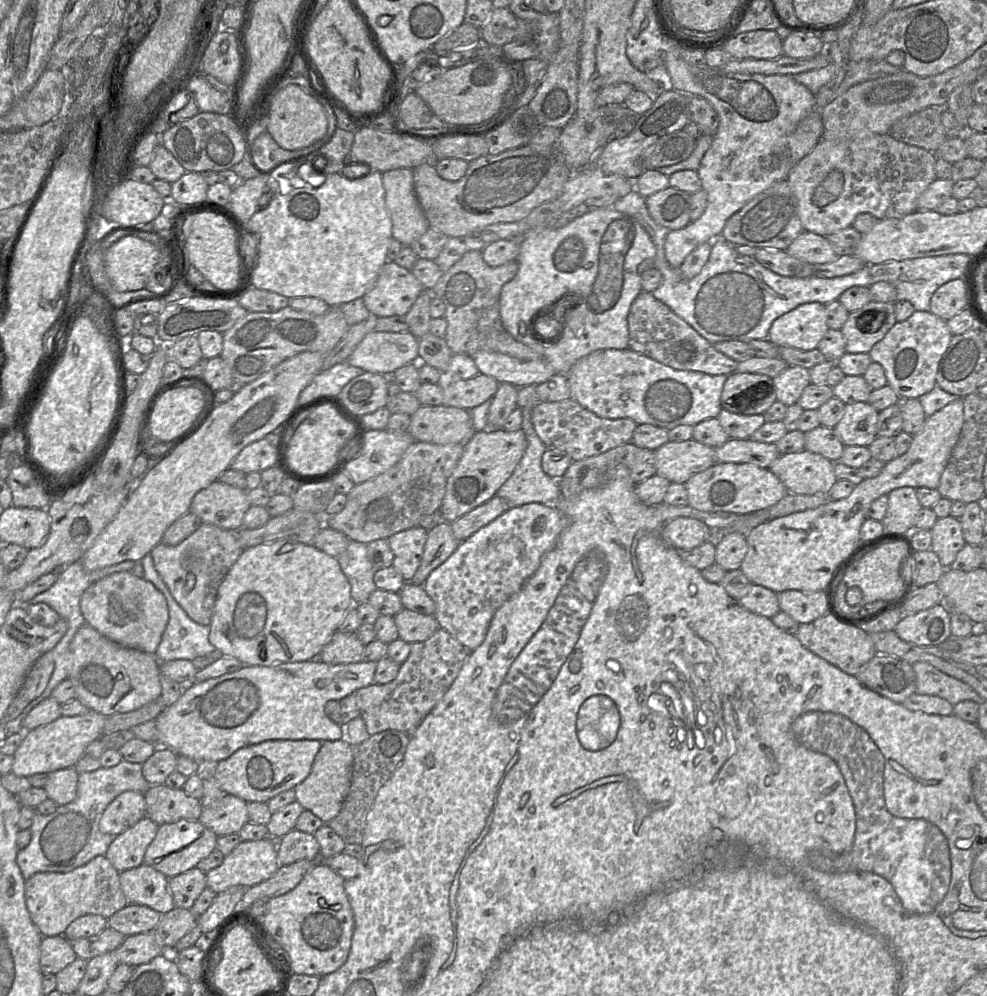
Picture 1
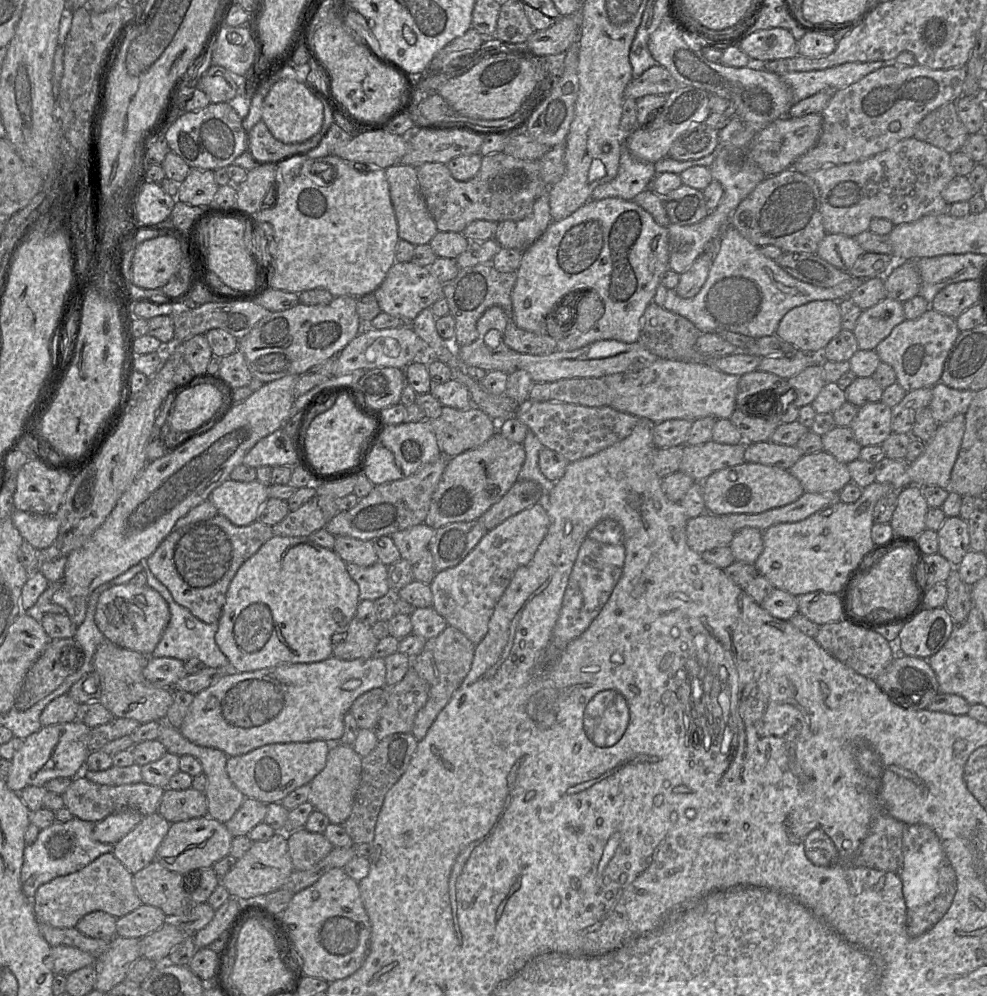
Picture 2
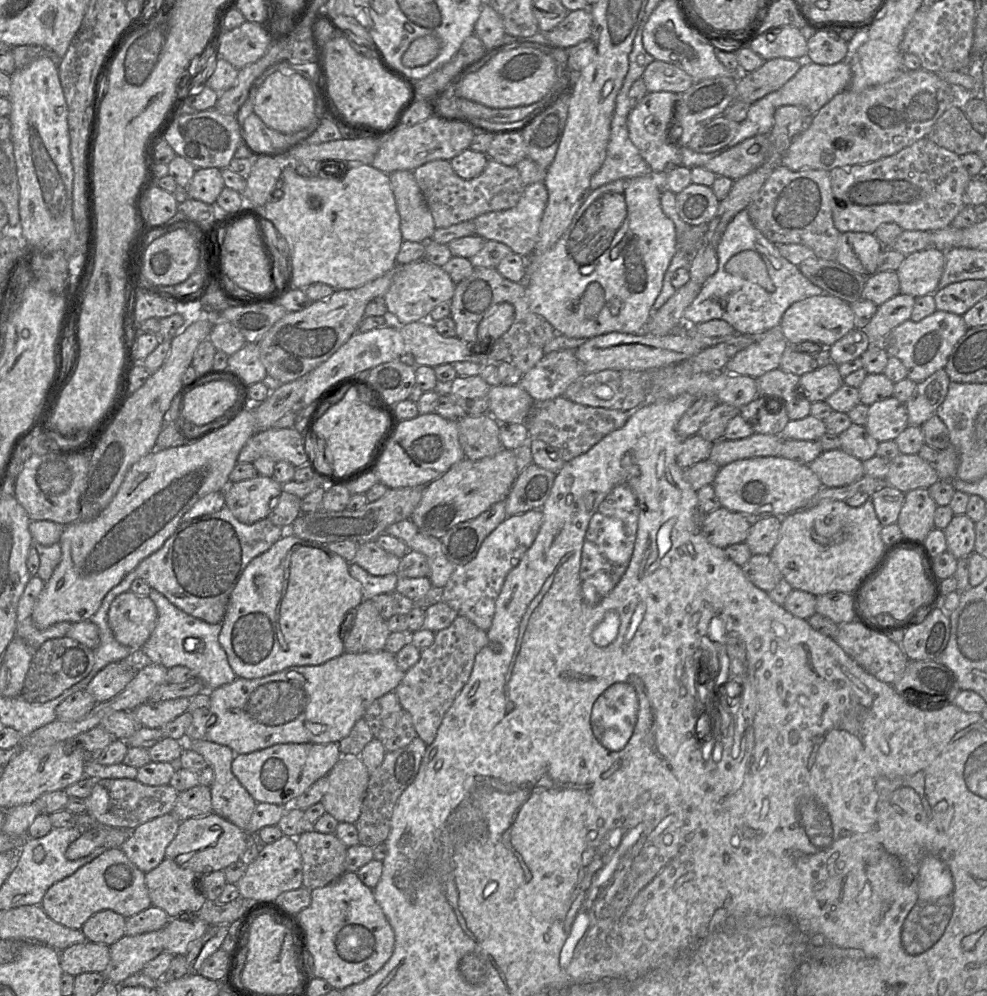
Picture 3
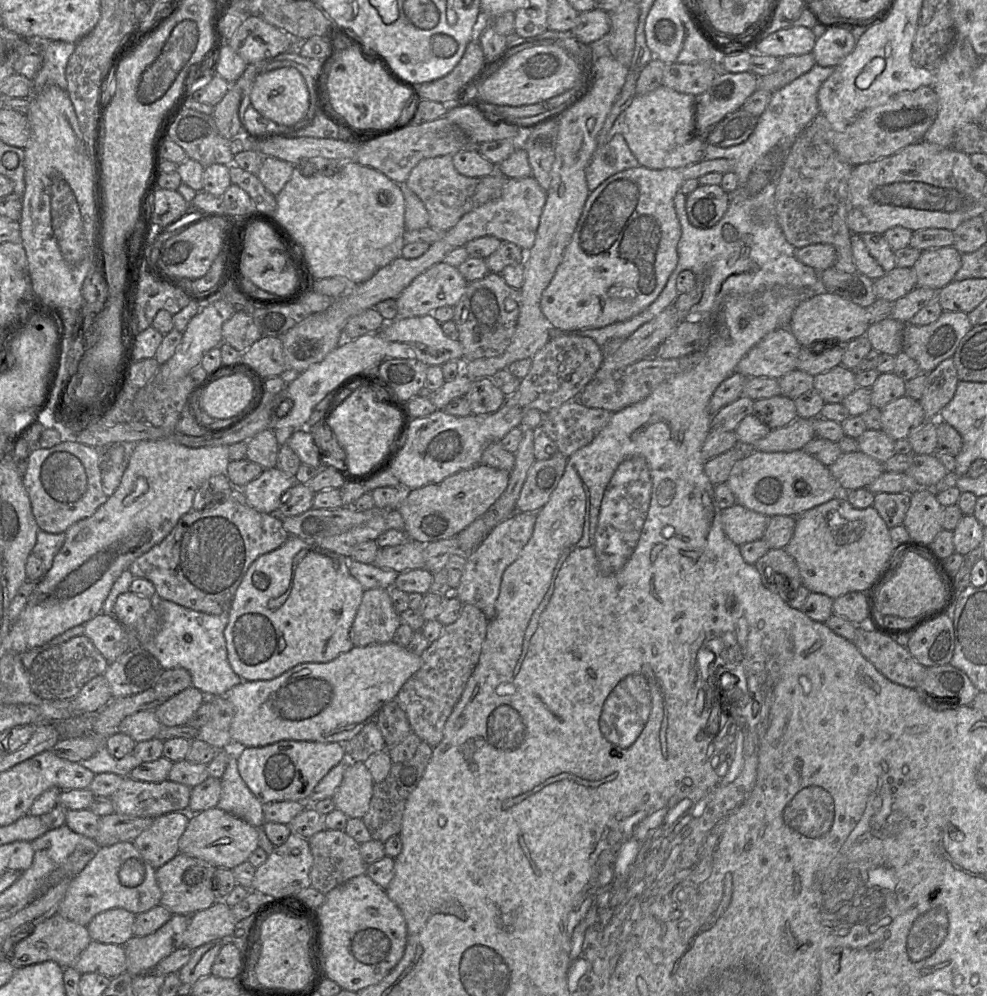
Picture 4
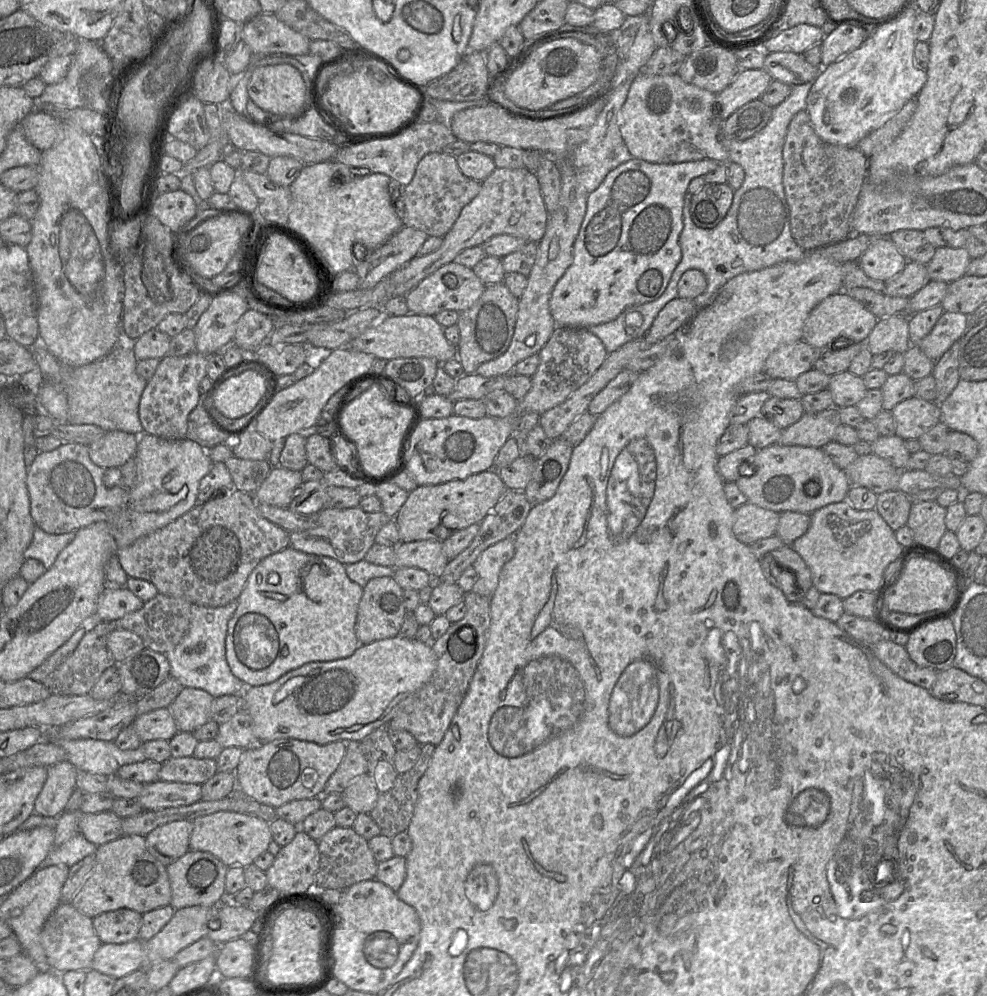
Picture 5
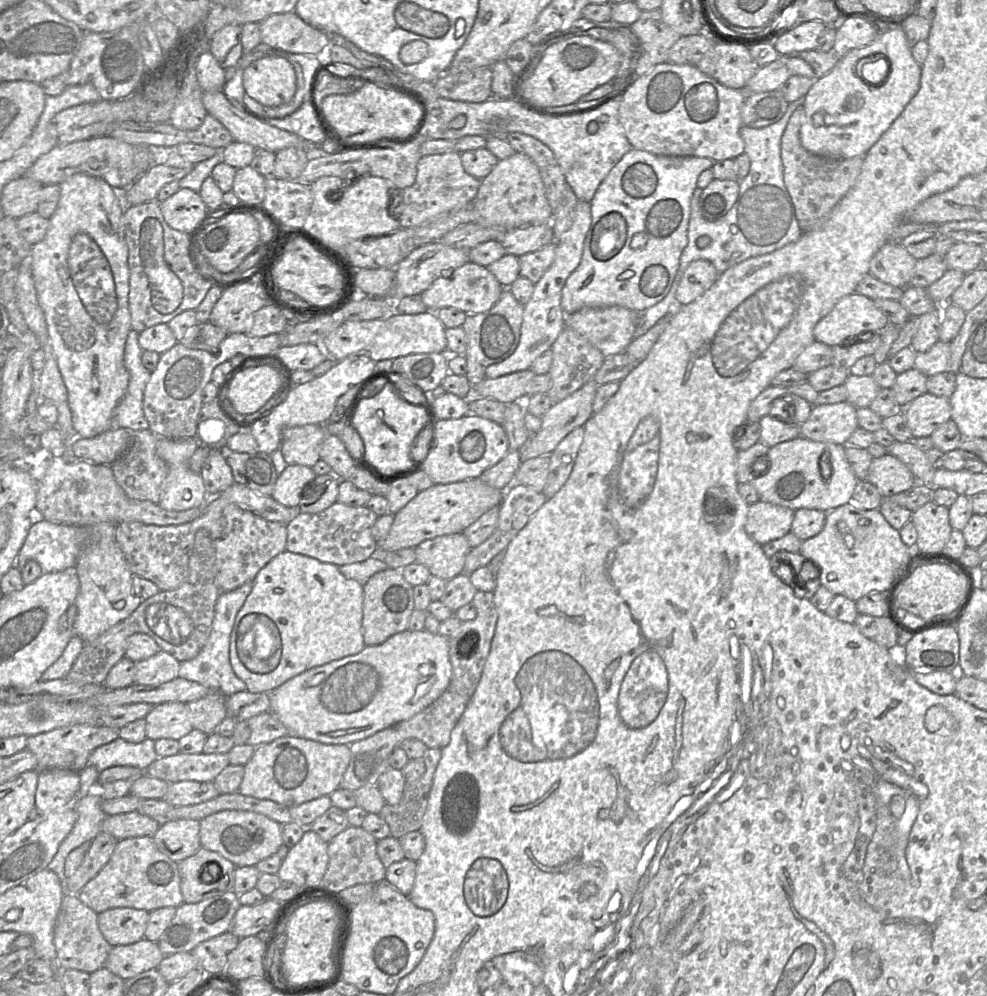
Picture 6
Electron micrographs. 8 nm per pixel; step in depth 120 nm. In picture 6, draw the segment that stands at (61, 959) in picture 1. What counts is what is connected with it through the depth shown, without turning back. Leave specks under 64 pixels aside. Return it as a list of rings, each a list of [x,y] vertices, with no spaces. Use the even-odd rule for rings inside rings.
[[[143,938],[132,944],[113,946],[104,967],[126,980],[157,968],[163,958],[157,942]]]

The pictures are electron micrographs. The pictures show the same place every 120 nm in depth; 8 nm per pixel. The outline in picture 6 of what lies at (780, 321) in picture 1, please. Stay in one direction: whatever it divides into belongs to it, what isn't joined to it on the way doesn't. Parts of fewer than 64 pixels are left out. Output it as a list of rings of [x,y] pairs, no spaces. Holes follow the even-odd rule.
[[[856,292],[842,297],[833,307],[833,309],[824,316],[821,320],[817,322],[813,329],[814,338],[818,342],[822,342],[824,344],[827,344],[829,346],[847,346],[847,341],[849,340],[849,346],[850,343],[854,343],[857,341],[857,339],[865,339],[868,338],[868,336],[859,336],[860,334],[866,334],[864,332],[870,331],[875,332],[876,330],[881,330],[884,328],[887,324],[889,324],[889,320],[887,317],[875,306],[874,301],[864,295],[858,294]]]

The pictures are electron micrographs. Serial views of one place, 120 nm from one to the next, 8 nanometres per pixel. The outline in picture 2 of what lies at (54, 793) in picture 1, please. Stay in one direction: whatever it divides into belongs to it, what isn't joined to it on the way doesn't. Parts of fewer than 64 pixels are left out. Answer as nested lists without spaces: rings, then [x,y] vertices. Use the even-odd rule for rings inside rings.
[[[79,774],[72,779],[72,783],[62,794],[62,798],[65,808],[67,808],[74,817],[97,823],[108,815],[123,809],[137,810],[143,816],[157,813],[164,792],[165,788],[144,782],[119,786],[96,784],[86,779],[82,774]]]

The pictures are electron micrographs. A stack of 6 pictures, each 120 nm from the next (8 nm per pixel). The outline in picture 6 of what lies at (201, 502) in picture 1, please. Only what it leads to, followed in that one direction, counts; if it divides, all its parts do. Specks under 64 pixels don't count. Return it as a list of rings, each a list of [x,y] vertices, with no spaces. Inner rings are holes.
[[[288,465],[279,474],[271,497],[286,507],[297,508],[303,487],[315,477],[316,474],[311,467]]]

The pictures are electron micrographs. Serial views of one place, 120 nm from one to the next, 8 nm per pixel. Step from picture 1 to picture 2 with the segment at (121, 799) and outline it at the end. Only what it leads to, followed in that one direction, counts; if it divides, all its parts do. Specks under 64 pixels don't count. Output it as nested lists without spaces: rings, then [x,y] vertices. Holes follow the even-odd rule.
[[[133,809],[114,812],[95,823],[93,837],[101,843],[116,844],[133,830],[143,817],[141,813]]]

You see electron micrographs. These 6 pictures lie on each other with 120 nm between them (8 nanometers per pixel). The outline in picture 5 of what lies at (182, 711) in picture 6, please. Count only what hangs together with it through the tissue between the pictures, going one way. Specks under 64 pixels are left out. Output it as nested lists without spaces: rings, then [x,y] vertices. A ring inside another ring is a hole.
[[[160,708],[137,715],[132,727],[142,743],[159,739],[169,741],[178,733],[175,721],[168,708]]]

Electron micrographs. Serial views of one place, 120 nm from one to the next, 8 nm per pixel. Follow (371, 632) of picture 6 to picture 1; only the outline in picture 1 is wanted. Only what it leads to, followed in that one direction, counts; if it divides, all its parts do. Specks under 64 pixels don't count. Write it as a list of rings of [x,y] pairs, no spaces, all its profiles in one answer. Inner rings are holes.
[[[336,631],[324,646],[318,659],[331,665],[357,663],[363,660],[365,645],[356,633]]]

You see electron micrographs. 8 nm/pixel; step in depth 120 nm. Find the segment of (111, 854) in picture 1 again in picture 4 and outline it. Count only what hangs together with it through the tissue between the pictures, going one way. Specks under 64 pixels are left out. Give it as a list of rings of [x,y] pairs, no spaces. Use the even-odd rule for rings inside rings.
[[[171,812],[159,816],[132,841],[152,867],[160,868],[179,853],[178,842],[190,815],[188,812]]]

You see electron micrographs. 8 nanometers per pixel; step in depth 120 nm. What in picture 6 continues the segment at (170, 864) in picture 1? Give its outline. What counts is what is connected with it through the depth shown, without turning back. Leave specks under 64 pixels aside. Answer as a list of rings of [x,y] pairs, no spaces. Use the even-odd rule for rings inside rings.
[[[224,810],[200,820],[201,847],[217,852],[236,867],[255,866],[261,860],[276,854],[283,844],[282,824],[256,812]]]

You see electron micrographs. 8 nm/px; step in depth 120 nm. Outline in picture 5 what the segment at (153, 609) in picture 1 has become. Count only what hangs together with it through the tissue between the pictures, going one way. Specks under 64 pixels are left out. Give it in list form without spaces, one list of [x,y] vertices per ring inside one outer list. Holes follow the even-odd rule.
[[[108,585],[99,596],[94,621],[114,621],[142,608],[144,602],[126,586],[111,588]]]

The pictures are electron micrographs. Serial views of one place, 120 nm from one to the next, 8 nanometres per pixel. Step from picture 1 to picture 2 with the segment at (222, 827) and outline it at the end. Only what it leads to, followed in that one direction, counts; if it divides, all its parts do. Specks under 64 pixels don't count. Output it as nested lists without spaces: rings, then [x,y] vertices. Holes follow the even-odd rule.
[[[246,798],[230,820],[224,823],[233,837],[247,836],[253,827],[261,822],[267,811],[267,805],[255,799]]]

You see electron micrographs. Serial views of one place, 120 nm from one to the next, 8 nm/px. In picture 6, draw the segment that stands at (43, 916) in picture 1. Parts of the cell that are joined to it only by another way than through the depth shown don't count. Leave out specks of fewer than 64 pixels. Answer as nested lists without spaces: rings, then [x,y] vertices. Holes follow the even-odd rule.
[[[152,836],[119,840],[108,862],[77,895],[96,913],[119,907],[150,912],[184,903],[178,863],[159,850]]]

